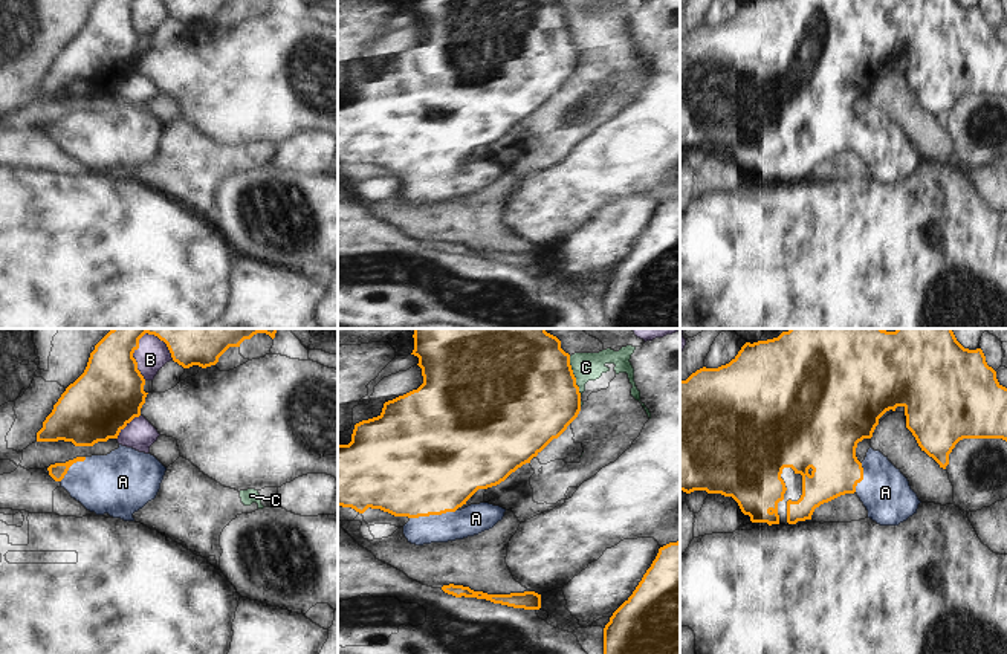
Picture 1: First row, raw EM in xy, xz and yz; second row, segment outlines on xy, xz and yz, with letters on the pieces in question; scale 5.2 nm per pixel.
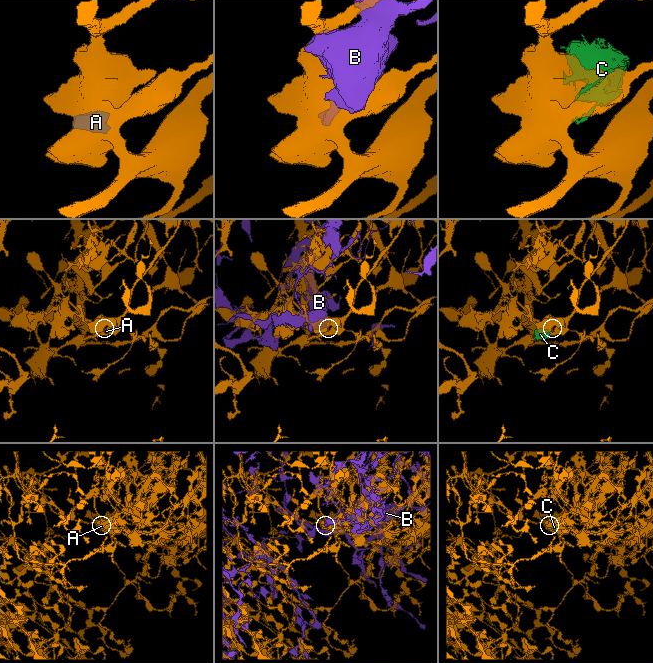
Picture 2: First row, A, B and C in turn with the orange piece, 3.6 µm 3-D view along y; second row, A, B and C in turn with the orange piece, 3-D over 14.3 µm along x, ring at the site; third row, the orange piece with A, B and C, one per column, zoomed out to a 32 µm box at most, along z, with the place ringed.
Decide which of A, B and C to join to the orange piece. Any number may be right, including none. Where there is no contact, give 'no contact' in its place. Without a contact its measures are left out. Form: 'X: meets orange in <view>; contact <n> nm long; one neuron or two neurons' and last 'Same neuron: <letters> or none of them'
A: meets orange in xz; contact 260 nm long; one neuron
B: meets orange in xy; contact 180 nm long; two neurons
C: meets orange in xz; contact 220 nm long; two neurons
Same neuron: A

